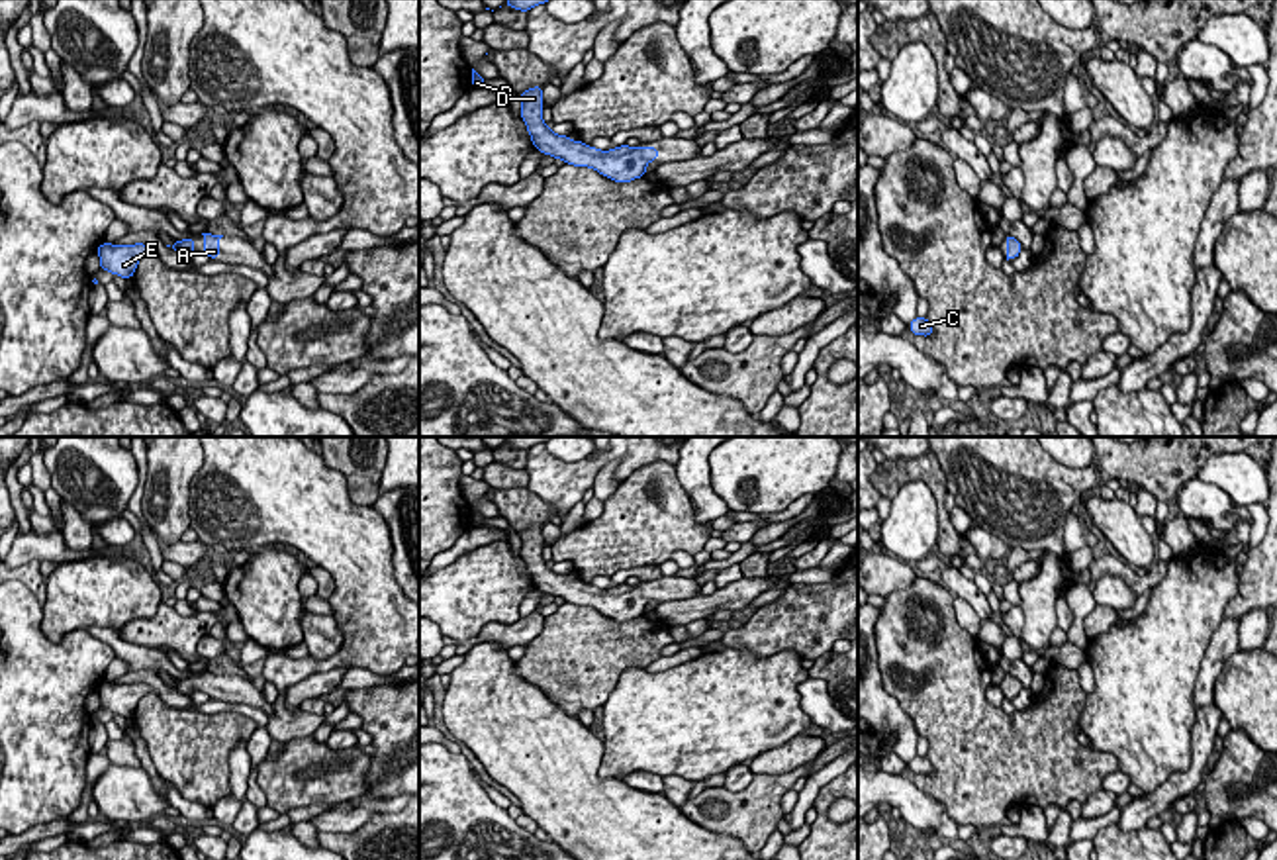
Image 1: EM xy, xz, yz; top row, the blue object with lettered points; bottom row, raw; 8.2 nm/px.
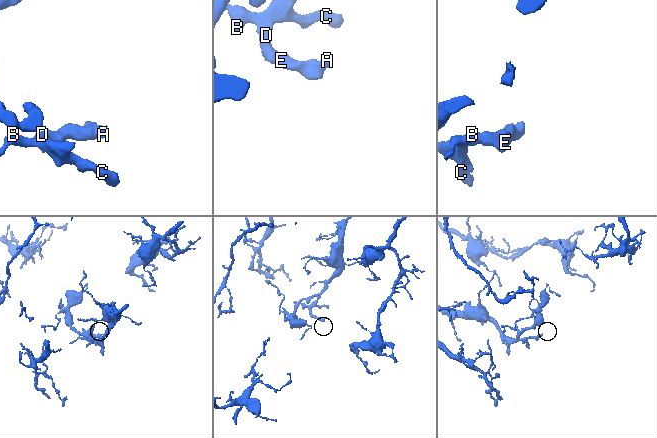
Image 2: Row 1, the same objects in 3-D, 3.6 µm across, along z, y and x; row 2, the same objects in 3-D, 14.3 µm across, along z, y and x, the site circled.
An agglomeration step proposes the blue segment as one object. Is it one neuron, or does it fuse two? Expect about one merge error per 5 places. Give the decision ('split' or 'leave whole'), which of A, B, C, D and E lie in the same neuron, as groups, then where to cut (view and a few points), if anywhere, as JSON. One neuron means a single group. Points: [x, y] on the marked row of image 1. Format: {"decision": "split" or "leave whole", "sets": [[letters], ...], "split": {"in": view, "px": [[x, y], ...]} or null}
{"decision": "leave whole", "sets": [["A", "B", "C", "D", "E"]], "split": null}

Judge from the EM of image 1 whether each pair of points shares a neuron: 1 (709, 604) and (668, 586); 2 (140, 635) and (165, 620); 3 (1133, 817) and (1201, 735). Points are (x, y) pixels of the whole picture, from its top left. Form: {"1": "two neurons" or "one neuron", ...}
{"1": "two neurons", "2": "one neuron", "3": "one neuron"}

